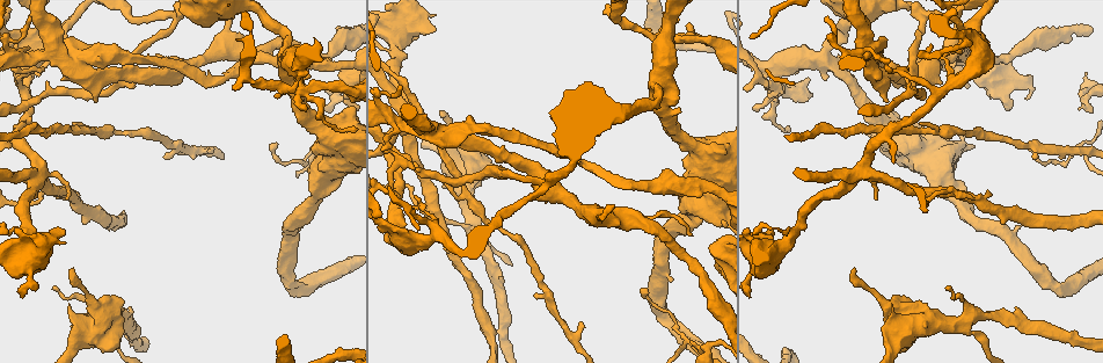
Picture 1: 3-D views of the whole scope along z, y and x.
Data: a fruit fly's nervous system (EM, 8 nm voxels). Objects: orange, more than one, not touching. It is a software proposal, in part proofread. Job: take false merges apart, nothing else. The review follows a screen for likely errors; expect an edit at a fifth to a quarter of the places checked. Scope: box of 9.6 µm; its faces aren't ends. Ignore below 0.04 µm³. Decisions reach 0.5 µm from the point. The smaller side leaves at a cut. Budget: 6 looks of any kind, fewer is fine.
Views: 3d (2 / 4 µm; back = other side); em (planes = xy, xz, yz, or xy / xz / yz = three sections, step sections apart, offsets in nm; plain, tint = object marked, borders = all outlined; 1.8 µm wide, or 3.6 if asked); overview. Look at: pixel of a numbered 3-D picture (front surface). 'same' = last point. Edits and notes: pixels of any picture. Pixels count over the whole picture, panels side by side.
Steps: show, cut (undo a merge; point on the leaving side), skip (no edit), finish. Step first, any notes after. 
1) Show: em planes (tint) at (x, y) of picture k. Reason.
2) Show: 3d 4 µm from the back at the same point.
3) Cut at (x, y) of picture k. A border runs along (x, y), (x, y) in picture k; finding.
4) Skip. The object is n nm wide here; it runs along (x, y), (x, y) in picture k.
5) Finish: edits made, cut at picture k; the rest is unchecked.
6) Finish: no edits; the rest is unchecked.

Show: em xy step 16 (tint) at (63, 193) of picture 1. Two arms in line, one across.

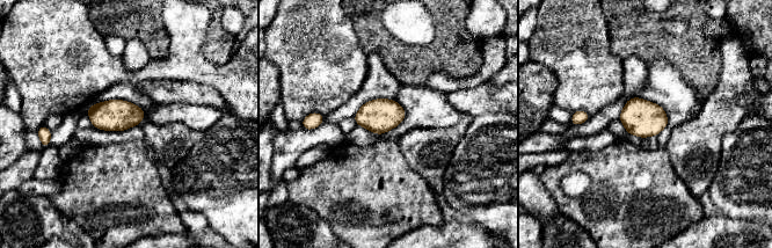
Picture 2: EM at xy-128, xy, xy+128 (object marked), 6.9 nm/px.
Show: em planes (tint) at the same point. Another direction.

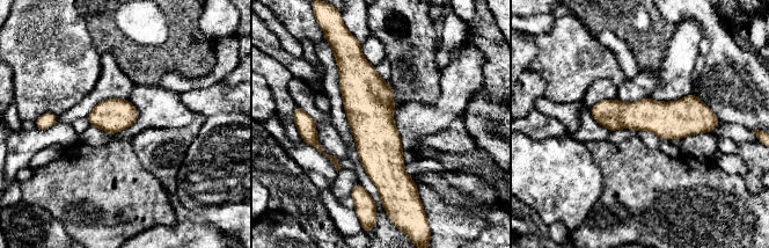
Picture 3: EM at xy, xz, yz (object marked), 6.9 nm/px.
Skip. It runs along (357, 57), (387, 191) in picture 3; continuous, no second neuron.

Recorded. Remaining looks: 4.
Show: 3d 4 µm at (864, 172) of picture 1. Four arms meet.

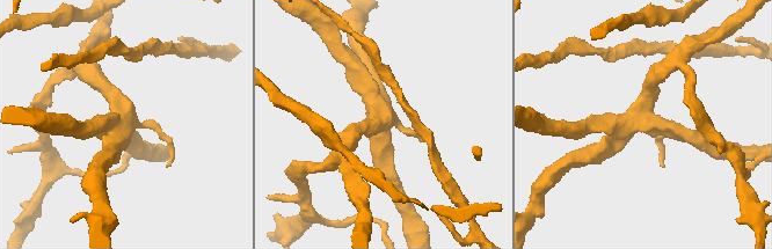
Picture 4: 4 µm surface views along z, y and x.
Show: em 3.6 µm planes (tint) at (643, 122) of picture 4.

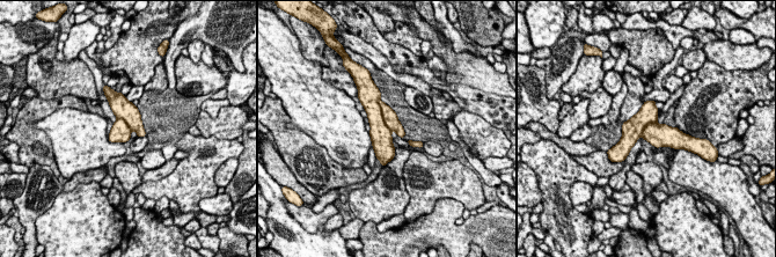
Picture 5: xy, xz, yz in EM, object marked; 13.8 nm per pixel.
Skip. Continuous, no second neuron.

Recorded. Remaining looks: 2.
Show: em planes (tint) at (298, 90) of picture 1. Four or more arms meet.

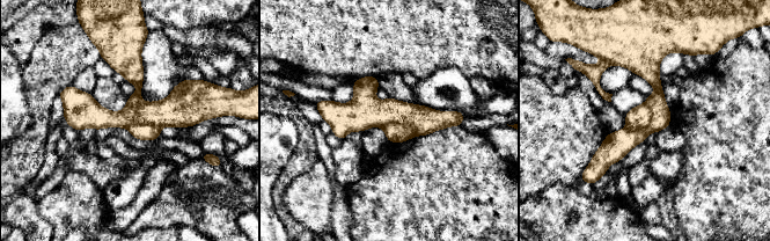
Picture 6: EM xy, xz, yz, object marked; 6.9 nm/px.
Skip. It runs along (321, 108), (396, 118), (459, 115) in picture 6; one neuron here.

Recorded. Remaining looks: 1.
Finish: no edits; the rest is unchecked.

